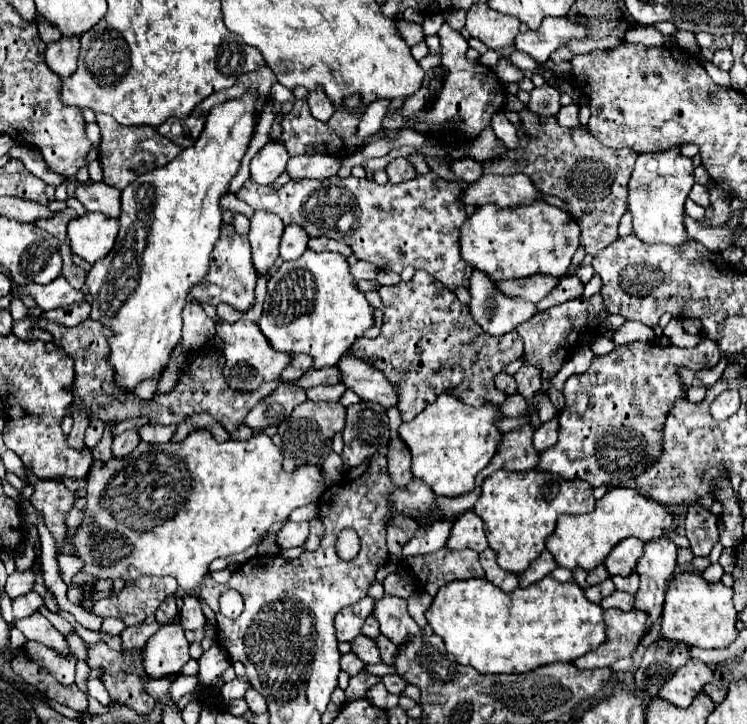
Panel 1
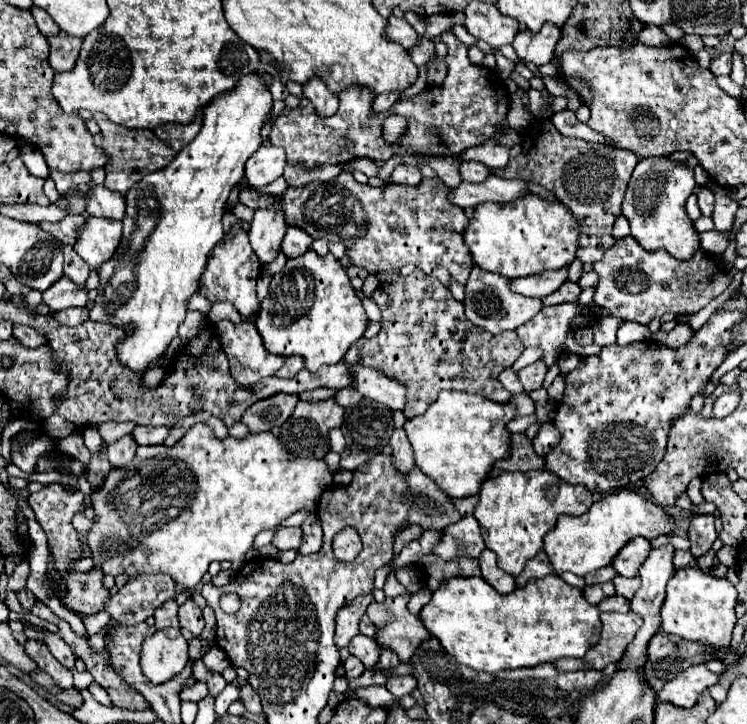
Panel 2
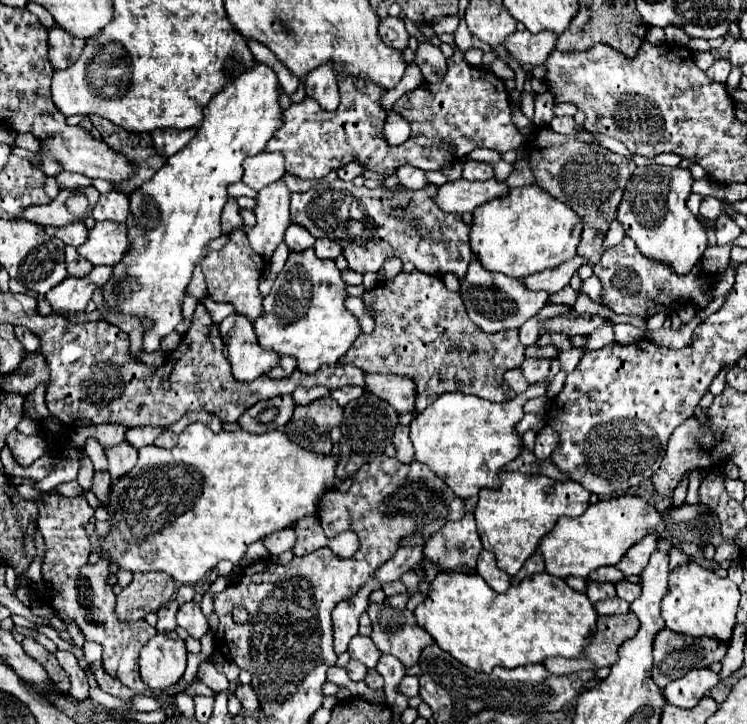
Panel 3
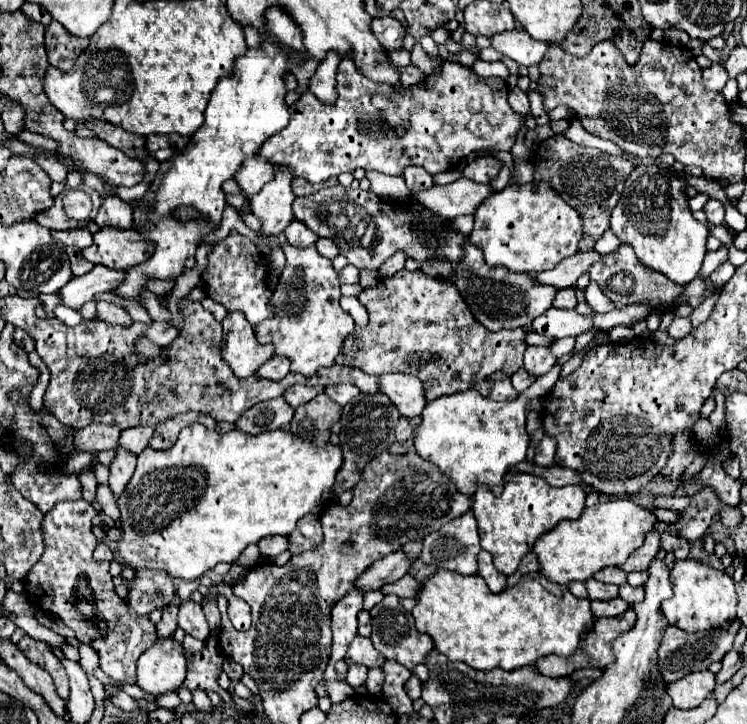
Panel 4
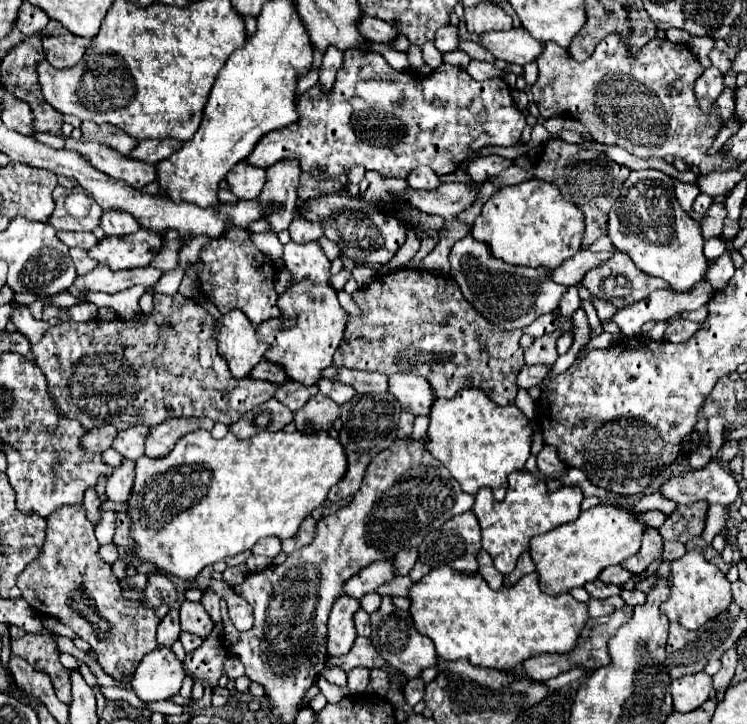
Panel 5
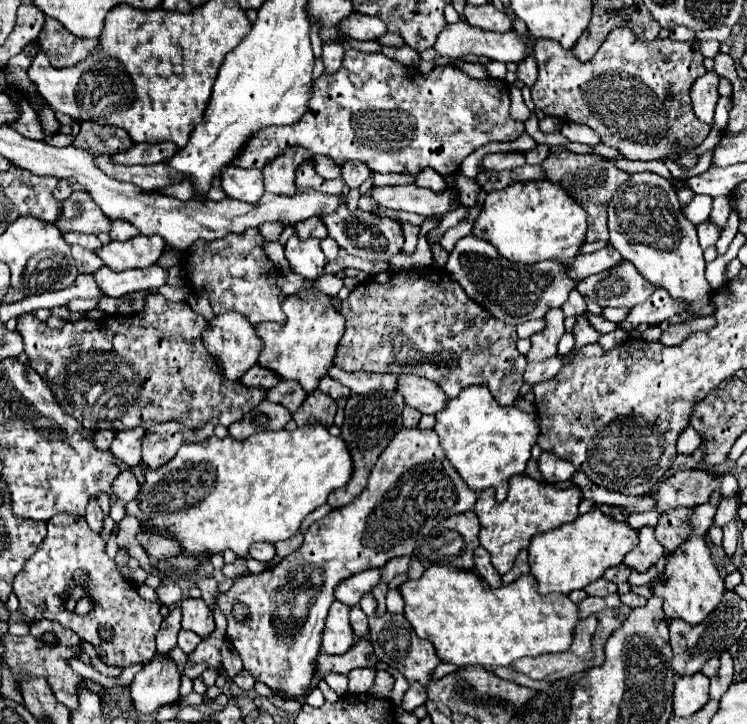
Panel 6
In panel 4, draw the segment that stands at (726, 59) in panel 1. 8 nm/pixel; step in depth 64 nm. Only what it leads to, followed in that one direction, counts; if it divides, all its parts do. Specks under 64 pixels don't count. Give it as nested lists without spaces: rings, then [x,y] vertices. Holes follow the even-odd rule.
[[[712,64],[710,68],[706,68],[702,72],[702,82],[706,86],[706,90],[710,92],[720,92],[724,88],[724,84],[728,82],[728,74],[724,70],[724,66],[720,64]]]

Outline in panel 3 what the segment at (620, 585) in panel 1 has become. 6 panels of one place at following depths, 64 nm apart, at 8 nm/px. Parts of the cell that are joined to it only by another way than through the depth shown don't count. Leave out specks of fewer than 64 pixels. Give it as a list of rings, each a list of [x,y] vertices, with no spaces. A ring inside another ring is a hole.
[[[628,580],[616,582],[616,590],[618,590],[618,598],[626,600],[626,602],[634,602],[640,596],[640,584],[630,584]]]

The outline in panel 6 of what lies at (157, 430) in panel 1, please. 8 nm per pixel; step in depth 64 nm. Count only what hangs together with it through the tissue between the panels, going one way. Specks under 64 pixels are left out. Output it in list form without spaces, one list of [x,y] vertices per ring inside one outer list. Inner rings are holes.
[[[134,428],[134,430],[126,430],[126,432],[116,432],[114,442],[110,446],[110,452],[120,458],[126,466],[136,466],[140,464],[140,448],[142,448],[142,436],[144,430],[142,428]]]

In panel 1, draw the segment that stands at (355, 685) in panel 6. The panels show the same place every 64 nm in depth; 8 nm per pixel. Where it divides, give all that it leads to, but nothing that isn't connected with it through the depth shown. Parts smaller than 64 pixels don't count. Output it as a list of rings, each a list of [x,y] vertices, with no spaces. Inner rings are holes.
[[[352,652],[342,656],[340,666],[342,666],[342,670],[344,670],[344,672],[348,672],[350,676],[356,676],[356,674],[358,674],[358,672],[362,672],[362,668],[364,668],[364,664],[362,664],[362,662],[358,660],[358,656],[354,656]]]

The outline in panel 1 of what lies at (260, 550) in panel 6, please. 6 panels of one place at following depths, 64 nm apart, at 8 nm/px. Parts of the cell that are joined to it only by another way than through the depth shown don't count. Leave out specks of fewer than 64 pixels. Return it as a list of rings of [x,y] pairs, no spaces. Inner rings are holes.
[[[288,522],[276,536],[276,544],[280,548],[296,548],[302,546],[308,538],[308,522]]]

